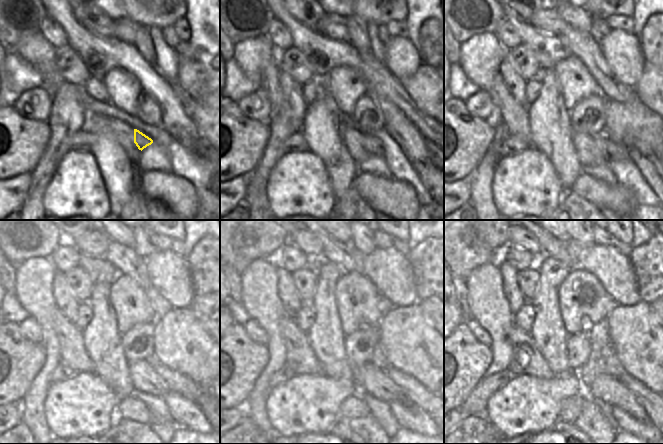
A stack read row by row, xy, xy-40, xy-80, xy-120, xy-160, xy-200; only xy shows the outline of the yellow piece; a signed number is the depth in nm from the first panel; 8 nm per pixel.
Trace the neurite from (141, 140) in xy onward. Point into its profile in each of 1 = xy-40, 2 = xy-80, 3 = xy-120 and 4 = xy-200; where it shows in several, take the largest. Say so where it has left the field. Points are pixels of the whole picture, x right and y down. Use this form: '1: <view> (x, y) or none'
1: xy-40 (373, 145)
2: xy-80 (616, 151)
3: xy-120 (177, 382)
4: xy-200 (646, 397)

